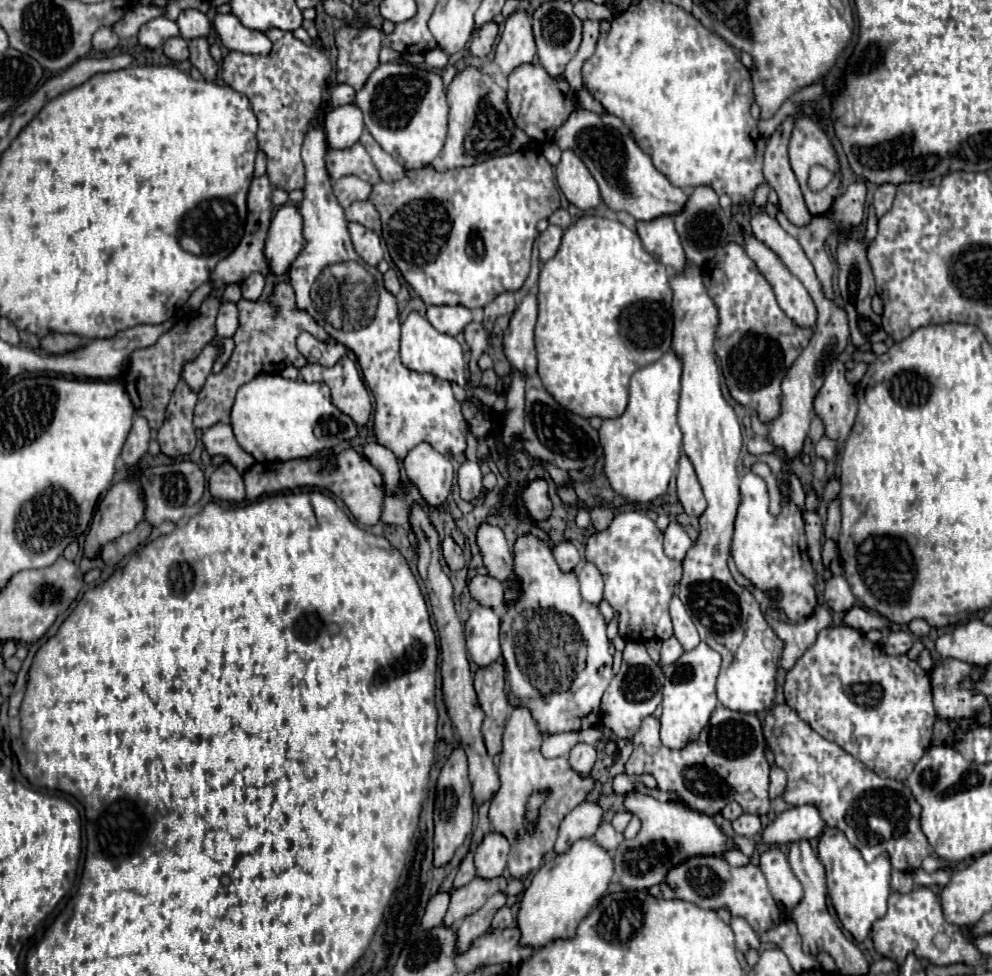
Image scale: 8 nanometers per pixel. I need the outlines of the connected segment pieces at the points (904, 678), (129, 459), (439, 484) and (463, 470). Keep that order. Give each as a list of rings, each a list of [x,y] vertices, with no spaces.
[[[838,625],[818,633],[816,643],[806,649],[796,665],[786,673],[784,697],[786,703],[796,709],[796,713],[816,733],[840,745],[846,753],[860,759],[880,777],[906,781],[916,761],[920,761],[924,751],[930,747],[936,713],[932,705],[932,685],[928,671],[924,671],[906,655],[886,655],[878,643],[868,641],[864,633],[856,633],[852,627]]]
[[[134,417],[132,429],[128,433],[128,439],[124,443],[122,449],[122,459],[128,467],[134,467],[136,463],[142,461],[142,457],[148,451],[148,443],[150,443],[150,427],[148,421],[144,421],[144,417]]]
[[[420,443],[408,451],[404,471],[430,507],[444,505],[452,491],[454,479],[454,469],[448,457],[436,453],[428,443]]]
[[[464,461],[456,477],[458,477],[458,487],[460,487],[460,497],[464,501],[472,501],[482,493],[482,473],[480,473],[478,463]]]

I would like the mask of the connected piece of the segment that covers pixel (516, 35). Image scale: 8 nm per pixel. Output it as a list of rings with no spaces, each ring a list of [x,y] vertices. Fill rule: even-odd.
[[[516,11],[506,19],[502,37],[496,45],[494,63],[504,75],[510,75],[516,67],[532,63],[536,59],[536,45],[532,37],[530,17],[524,11]]]

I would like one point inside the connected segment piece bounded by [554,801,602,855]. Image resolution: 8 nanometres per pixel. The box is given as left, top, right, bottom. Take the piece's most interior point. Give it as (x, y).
(582, 823)

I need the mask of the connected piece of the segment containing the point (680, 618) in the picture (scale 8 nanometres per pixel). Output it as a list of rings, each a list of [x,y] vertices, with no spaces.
[[[676,595],[670,601],[670,619],[672,619],[672,625],[674,625],[674,637],[680,641],[684,651],[694,649],[700,643],[700,637],[698,637],[698,631],[696,631],[696,625],[688,617],[682,601]]]

